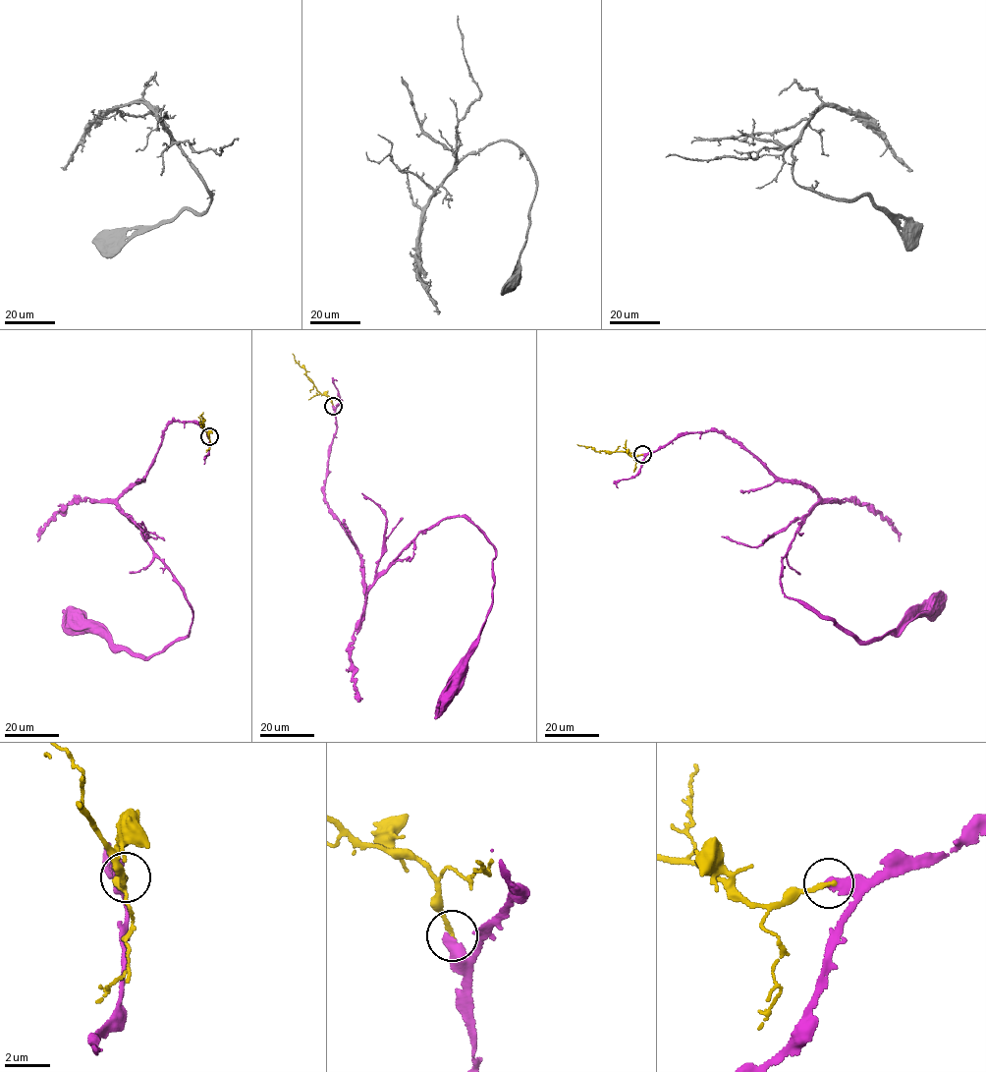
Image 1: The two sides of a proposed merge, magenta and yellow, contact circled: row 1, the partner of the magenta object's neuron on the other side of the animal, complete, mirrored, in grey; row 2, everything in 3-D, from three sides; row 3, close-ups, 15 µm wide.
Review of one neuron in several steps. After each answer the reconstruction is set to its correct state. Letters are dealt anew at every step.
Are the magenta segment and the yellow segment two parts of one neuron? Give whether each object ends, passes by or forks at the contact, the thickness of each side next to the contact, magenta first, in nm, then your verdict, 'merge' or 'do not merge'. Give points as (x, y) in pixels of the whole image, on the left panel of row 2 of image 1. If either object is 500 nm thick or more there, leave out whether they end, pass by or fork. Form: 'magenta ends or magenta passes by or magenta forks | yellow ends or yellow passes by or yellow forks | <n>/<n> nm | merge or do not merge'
magenta ends | yellow ends | 480/200 nm | do not merge

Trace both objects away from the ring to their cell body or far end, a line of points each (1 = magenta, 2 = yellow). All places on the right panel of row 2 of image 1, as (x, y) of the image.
1: (642, 454), (722, 431), (778, 477), (813, 487), (783, 591), (861, 641), (931, 606)
2: (641, 454), (633, 457), (625, 452), (597, 451), (577, 444)

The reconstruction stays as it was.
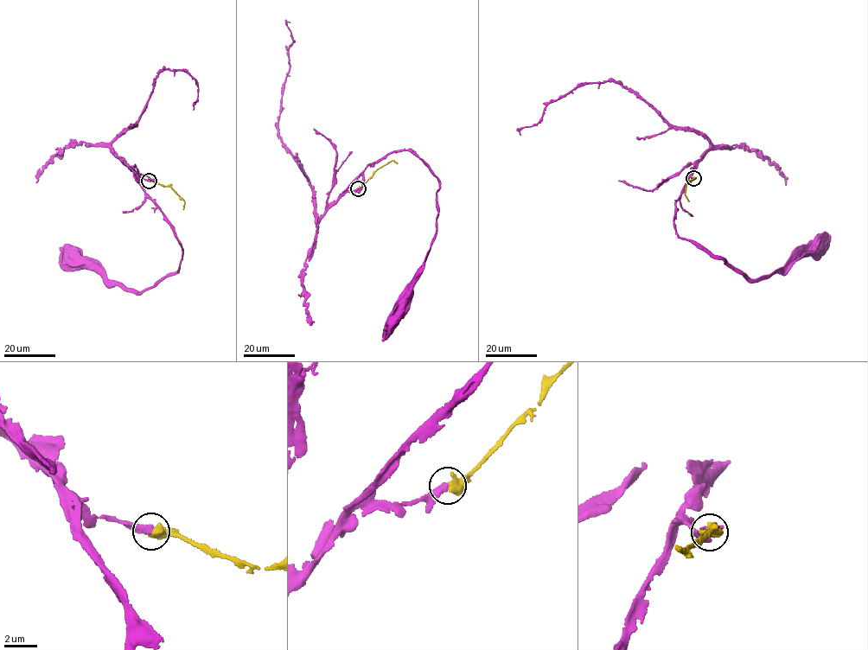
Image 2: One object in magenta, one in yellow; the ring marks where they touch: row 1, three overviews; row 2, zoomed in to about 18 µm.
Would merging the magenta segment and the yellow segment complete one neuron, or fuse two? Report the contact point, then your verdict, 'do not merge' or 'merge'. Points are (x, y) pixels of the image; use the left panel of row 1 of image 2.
(149, 181) | merge

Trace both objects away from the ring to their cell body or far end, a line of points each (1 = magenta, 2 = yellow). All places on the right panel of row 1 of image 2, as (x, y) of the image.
1: (693, 178), (688, 177), (676, 203), (676, 232), (724, 258), (750, 279), (780, 272), (816, 246)
2: (693, 178), (686, 183), (685, 194), (689, 201)

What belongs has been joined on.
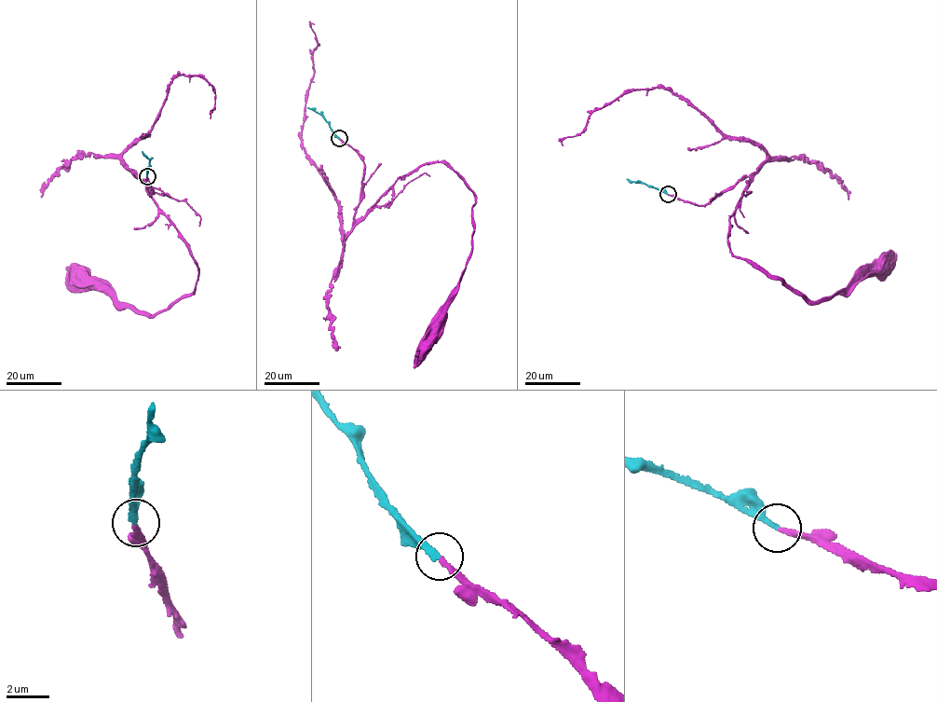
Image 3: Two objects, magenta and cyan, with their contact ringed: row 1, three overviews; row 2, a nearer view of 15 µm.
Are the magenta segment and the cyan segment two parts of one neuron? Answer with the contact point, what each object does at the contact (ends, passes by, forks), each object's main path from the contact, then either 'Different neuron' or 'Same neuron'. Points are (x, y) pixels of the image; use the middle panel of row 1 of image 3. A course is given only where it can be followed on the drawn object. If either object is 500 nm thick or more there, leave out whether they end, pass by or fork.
Place: (339, 138). At the ring magenta ends. At the ring cyan ends. Course of magenta: (339, 139), (364, 166), (356, 220), (425, 164), (442, 162), (475, 196), (471, 254), (423, 347). Course of cyan: (339, 139), (324, 117), (307, 107). Same neuron

